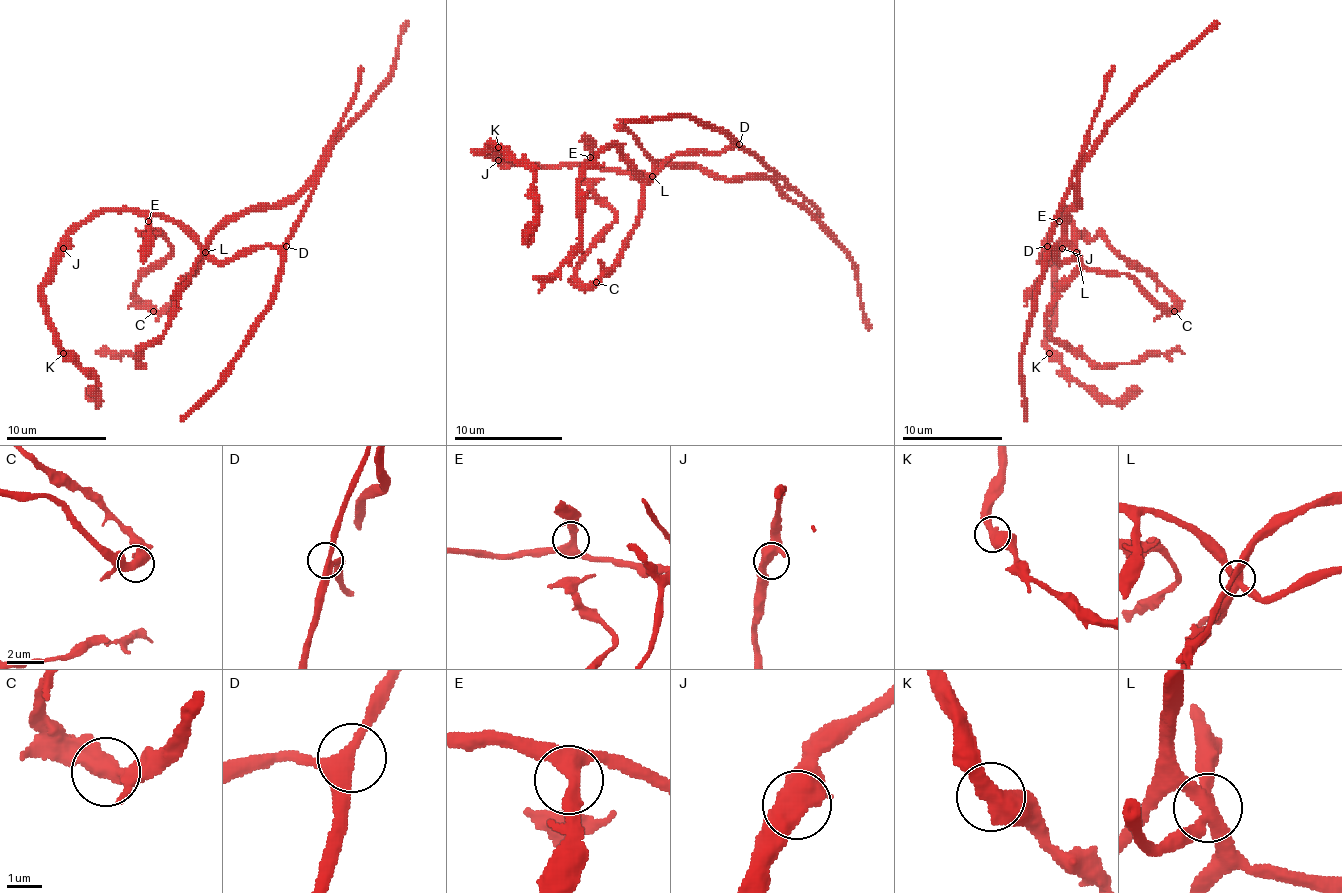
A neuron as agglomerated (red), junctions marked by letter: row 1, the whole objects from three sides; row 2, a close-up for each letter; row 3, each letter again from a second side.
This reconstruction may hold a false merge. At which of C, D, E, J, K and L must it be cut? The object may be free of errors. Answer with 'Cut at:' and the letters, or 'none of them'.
Cut at: L

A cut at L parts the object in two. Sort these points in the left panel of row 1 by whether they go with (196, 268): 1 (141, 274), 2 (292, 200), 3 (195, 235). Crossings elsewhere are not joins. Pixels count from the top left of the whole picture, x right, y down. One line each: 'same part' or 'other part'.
1: same part
2: same part
3: other part

